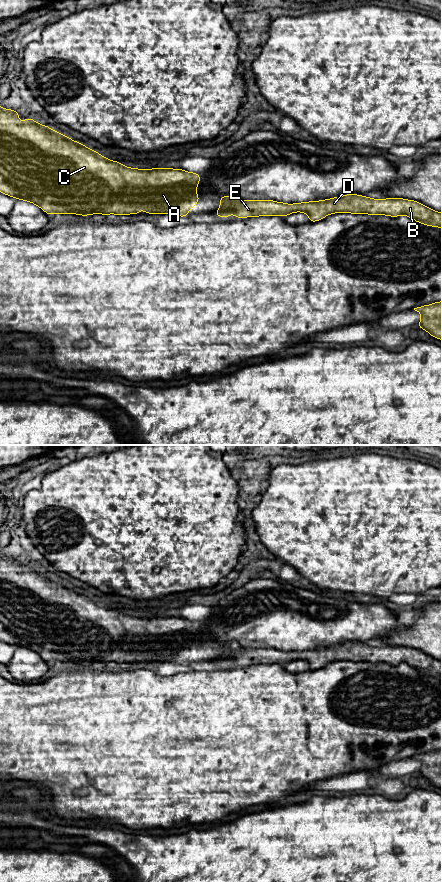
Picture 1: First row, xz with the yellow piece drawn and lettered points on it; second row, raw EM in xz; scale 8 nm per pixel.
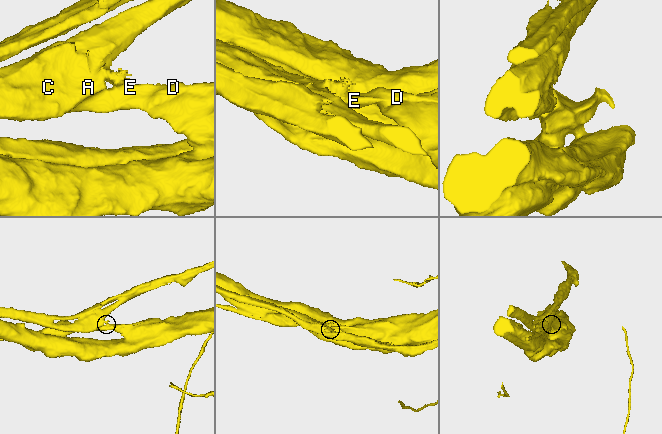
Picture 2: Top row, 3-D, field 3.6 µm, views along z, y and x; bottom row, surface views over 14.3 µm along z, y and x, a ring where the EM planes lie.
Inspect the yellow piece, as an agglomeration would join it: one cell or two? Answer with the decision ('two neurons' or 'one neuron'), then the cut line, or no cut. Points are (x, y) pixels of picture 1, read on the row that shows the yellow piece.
two neurons | xz (240, 200), (232, 205), (220, 208)

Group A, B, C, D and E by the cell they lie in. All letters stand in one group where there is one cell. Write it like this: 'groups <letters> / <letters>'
groups A C / B D E

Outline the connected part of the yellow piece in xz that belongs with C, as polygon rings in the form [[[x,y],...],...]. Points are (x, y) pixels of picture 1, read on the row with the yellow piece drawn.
[[[0,107],[0,192],[11,196],[22,201],[30,201],[34,205],[39,206],[45,213],[50,216],[55,213],[61,214],[78,214],[82,216],[87,216],[90,214],[117,214],[120,216],[128,214],[174,214],[180,217],[189,217],[187,212],[194,208],[195,204],[200,201],[200,197],[196,195],[196,188],[200,182],[201,175],[199,173],[191,173],[182,169],[161,169],[152,168],[150,170],[129,168],[123,166],[118,161],[110,161],[107,157],[101,156],[98,152],[93,149],[88,149],[82,143],[73,141],[69,137],[57,132],[56,130],[51,130],[47,125],[40,125],[35,122],[32,118],[25,118],[23,123],[20,123],[17,118],[20,116],[18,112],[12,109],[3,109]]]

